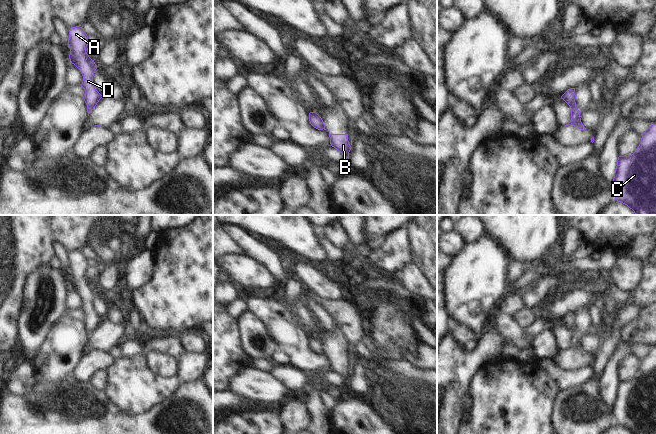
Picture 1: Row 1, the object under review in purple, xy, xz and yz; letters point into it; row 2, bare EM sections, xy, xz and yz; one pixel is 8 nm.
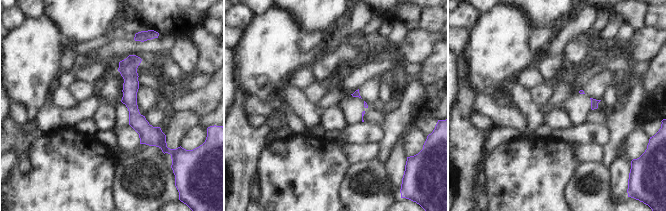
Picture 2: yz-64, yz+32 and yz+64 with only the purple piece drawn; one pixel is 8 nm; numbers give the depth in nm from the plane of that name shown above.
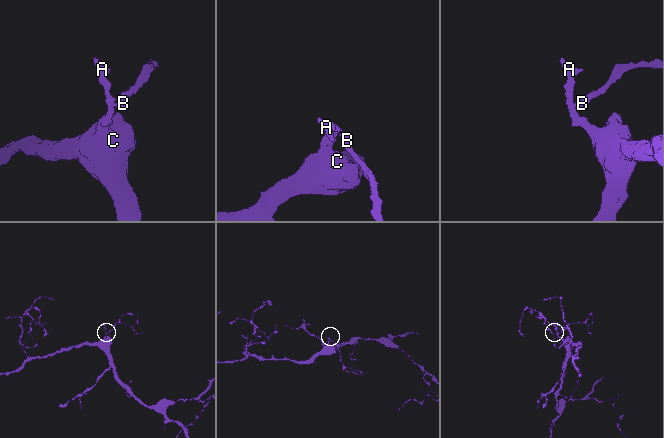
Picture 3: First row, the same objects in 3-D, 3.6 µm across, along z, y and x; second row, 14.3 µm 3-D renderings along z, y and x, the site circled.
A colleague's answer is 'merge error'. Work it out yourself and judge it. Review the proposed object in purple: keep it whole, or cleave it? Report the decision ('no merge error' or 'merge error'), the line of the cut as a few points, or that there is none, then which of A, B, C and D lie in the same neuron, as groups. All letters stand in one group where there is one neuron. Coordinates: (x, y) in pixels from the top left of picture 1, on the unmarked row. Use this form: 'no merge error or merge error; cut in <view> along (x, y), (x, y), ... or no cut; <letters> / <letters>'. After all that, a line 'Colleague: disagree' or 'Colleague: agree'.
merge error; cut in yz along (567, 326), (571, 329), (572, 347); A C D / B
Colleague: agree

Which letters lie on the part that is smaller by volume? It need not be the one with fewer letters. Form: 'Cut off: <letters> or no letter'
Cut off: B

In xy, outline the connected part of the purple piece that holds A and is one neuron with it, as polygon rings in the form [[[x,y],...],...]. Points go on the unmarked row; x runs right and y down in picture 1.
[[[76,250],[70,252],[68,264],[68,269],[70,271],[69,283],[83,299],[81,308],[85,314],[83,323],[87,329],[87,336],[90,338],[102,319],[93,309],[93,300],[97,293],[97,289],[86,277],[88,267],[88,260],[81,251]]]

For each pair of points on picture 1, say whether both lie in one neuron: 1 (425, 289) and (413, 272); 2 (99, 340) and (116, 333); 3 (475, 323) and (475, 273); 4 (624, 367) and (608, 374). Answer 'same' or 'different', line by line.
1: same
2: same
3: same
4: different

